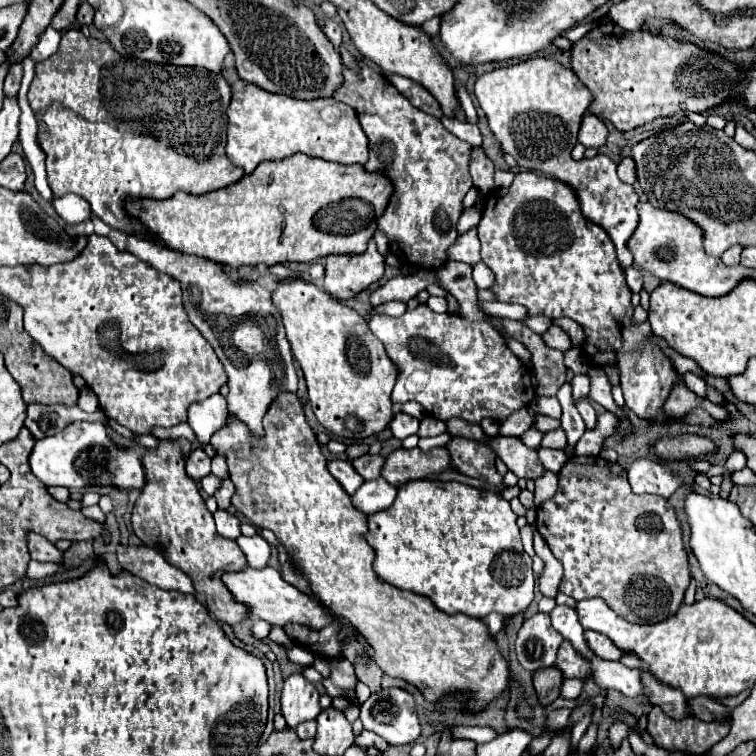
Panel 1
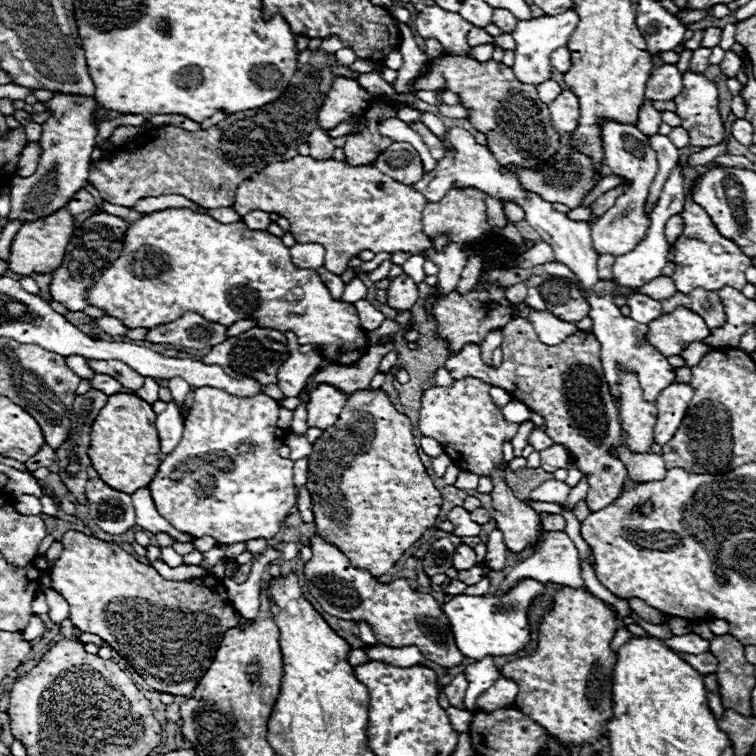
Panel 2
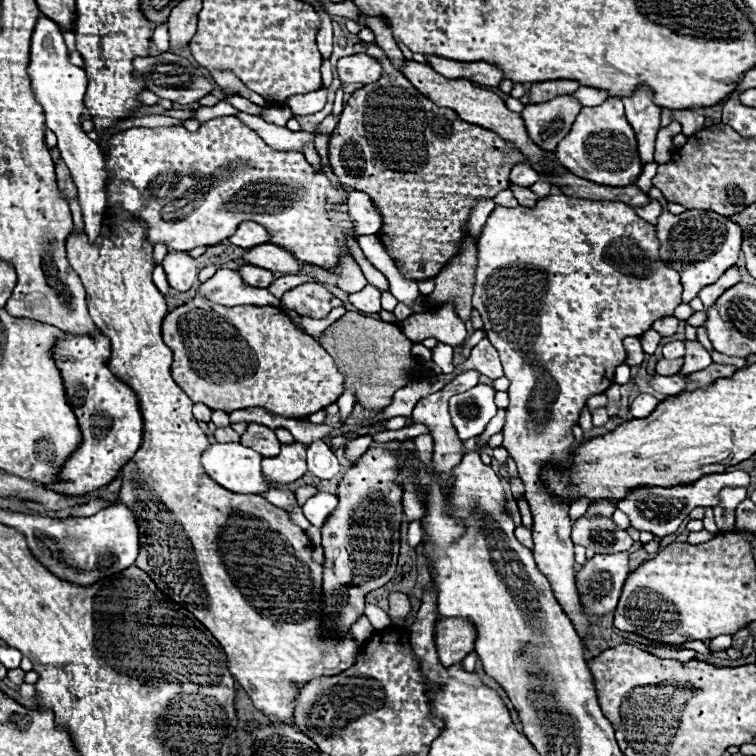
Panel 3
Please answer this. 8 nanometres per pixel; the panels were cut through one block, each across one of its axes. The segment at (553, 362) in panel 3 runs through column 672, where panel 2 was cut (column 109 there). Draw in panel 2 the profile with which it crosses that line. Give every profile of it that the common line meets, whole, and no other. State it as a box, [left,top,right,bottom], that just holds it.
[88,208,368,366]

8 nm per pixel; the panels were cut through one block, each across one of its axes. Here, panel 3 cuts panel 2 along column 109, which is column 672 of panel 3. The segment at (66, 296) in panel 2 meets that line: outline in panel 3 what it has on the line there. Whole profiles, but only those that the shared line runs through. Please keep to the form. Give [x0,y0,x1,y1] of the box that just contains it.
[648,186,742,304]

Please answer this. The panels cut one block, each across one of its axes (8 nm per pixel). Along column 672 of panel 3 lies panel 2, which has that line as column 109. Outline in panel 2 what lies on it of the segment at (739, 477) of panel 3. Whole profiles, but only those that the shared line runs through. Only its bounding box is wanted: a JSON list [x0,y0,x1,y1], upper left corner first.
[86,478,136,534]

